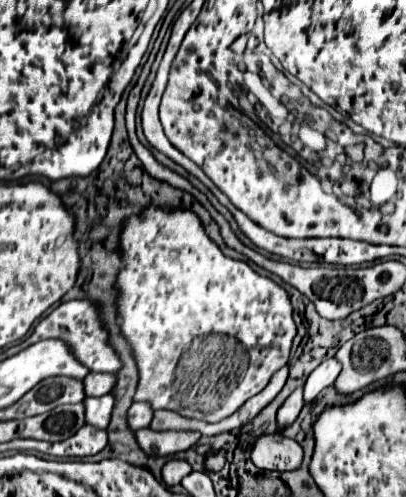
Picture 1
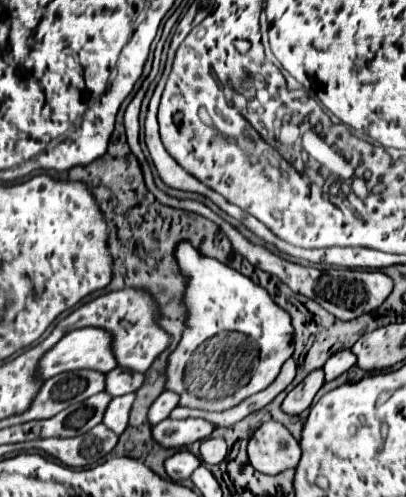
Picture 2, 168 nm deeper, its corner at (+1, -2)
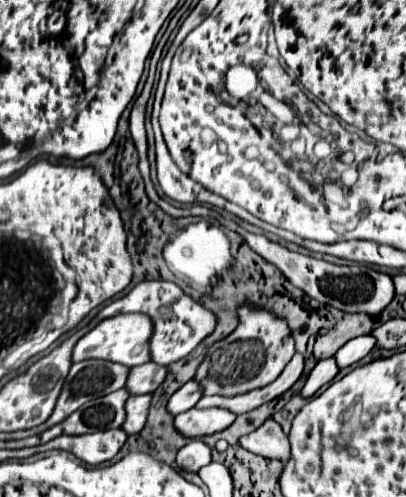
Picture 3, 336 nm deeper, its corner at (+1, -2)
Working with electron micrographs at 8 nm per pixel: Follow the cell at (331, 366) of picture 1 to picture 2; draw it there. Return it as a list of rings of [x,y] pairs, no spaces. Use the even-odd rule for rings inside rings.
[[[344,348],[340,352],[336,352],[332,358],[328,358],[328,362],[324,364],[324,372],[326,372],[326,382],[338,378],[340,374],[344,374],[346,370],[350,370],[356,364],[356,354],[350,348]]]

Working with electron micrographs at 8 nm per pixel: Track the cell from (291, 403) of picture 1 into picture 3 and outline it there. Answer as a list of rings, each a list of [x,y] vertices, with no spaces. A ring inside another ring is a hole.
[[[324,358],[324,360],[320,360],[320,362],[314,366],[314,370],[310,372],[310,376],[308,376],[304,388],[300,390],[300,396],[302,396],[304,400],[312,398],[312,396],[314,396],[324,384],[328,384],[336,374],[338,374],[338,366],[336,366],[336,360],[334,360],[334,358]]]

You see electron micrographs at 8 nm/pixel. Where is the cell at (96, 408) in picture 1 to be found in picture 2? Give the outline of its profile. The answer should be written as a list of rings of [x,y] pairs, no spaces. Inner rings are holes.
[[[126,394],[126,396],[118,396],[110,402],[106,414],[104,414],[104,424],[114,430],[116,434],[122,434],[128,426],[128,418],[130,418],[130,410],[132,404],[136,400],[136,394]]]

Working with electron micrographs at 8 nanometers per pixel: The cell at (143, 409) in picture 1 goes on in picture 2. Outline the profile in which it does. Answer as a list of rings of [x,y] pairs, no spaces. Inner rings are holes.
[[[166,390],[164,394],[160,394],[160,396],[156,398],[156,402],[150,406],[150,420],[152,420],[152,424],[158,424],[158,422],[166,420],[176,406],[178,406],[178,396],[176,396],[176,392]]]

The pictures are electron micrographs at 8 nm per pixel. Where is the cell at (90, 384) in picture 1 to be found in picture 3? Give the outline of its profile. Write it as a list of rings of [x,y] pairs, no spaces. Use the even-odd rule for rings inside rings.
[[[154,362],[130,368],[126,390],[130,394],[150,394],[158,388],[158,384],[162,384],[166,376],[164,372],[166,372],[166,366],[158,366]]]

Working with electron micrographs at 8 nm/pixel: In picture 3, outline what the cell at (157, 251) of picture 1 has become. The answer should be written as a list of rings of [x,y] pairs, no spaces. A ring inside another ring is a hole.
[[[242,302],[236,308],[238,326],[226,338],[206,348],[206,360],[198,364],[194,380],[202,388],[202,396],[238,396],[274,382],[294,356],[294,338],[284,318],[268,308]]]

